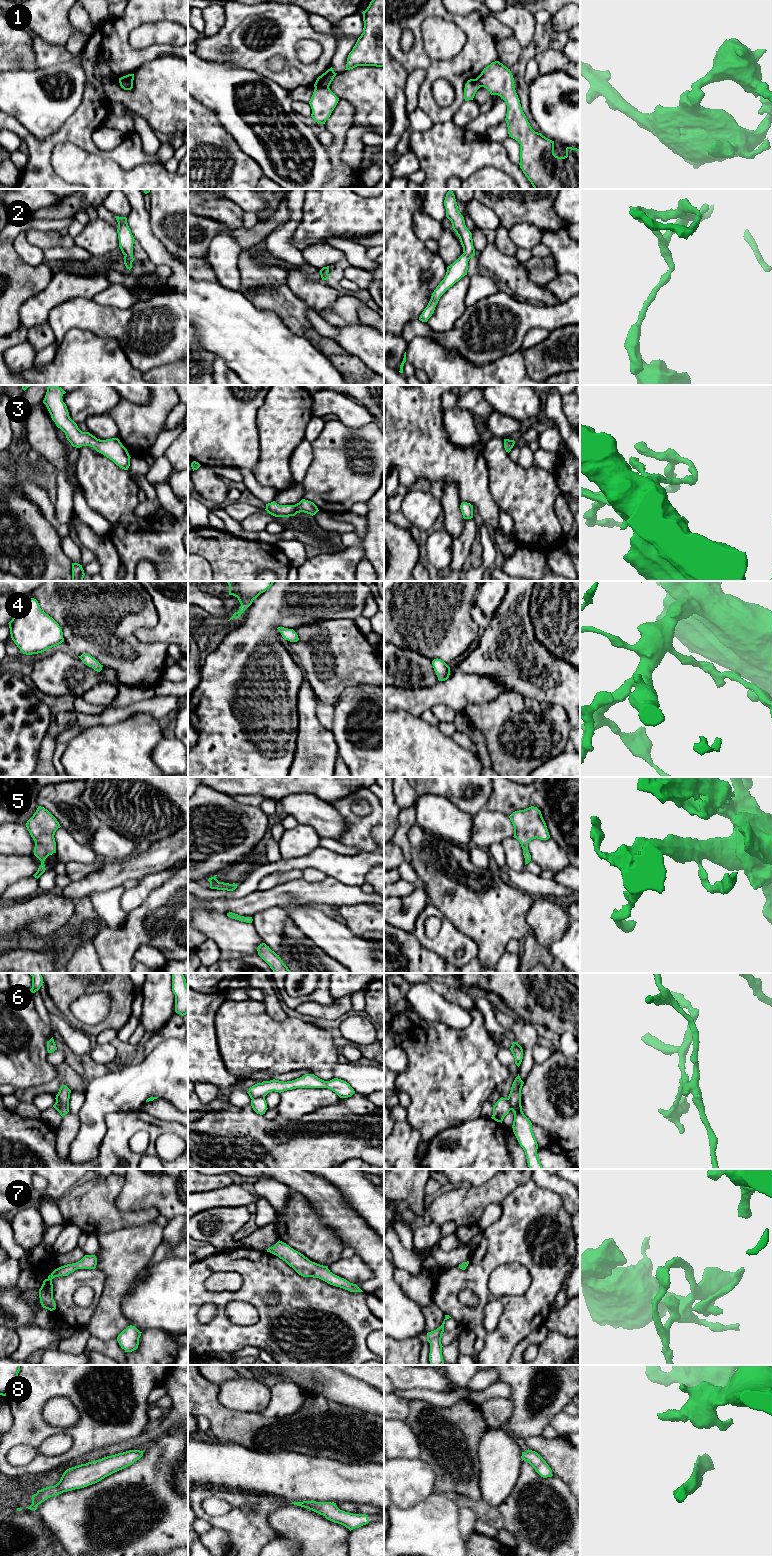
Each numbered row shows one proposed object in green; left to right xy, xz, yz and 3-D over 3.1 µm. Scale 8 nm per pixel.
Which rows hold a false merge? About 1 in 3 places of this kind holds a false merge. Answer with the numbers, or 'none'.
1, 6

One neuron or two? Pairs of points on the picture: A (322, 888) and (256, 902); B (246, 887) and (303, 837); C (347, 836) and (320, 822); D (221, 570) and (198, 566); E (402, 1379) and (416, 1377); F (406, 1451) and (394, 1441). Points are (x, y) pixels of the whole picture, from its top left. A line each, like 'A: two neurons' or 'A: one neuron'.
A: one neuron
B: two neurons
C: two neurons
D: two neurons
E: one neuron
F: one neuron

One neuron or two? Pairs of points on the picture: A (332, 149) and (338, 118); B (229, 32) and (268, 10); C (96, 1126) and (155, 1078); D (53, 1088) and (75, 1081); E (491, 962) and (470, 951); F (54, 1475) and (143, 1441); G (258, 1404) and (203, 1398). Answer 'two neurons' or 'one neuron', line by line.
A: one neuron
B: one neuron
C: one neuron
D: one neuron
E: two neurons
F: one neuron
G: two neurons

